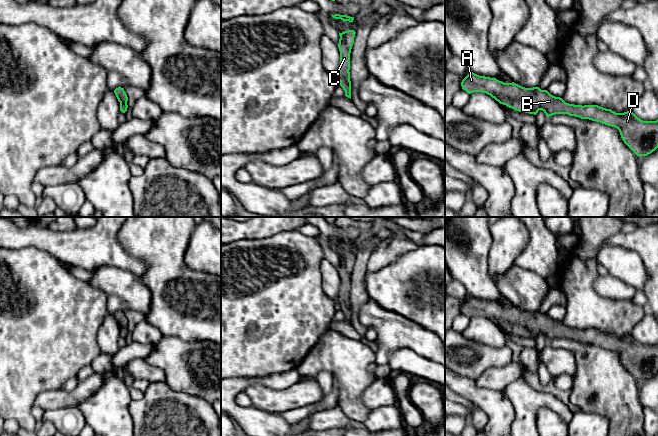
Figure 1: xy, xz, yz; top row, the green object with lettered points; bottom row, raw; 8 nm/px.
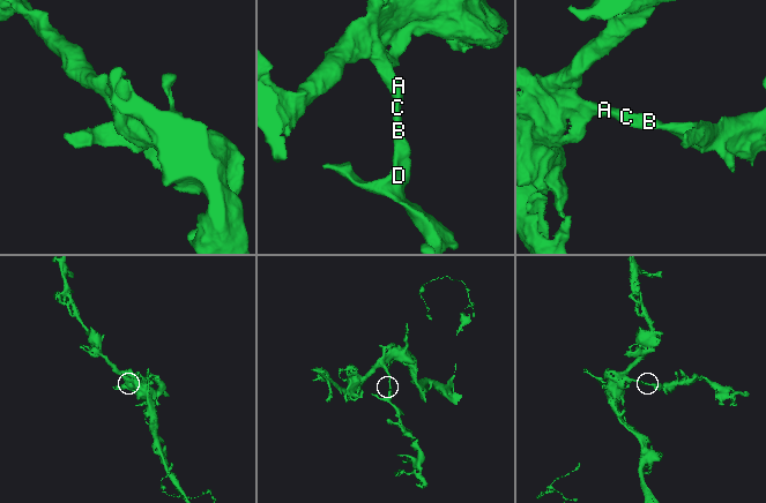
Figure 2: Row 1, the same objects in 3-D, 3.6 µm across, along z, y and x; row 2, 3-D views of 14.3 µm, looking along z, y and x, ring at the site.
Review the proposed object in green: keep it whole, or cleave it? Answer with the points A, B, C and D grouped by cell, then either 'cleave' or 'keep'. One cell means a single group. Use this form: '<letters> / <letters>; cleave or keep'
A B C D; keep

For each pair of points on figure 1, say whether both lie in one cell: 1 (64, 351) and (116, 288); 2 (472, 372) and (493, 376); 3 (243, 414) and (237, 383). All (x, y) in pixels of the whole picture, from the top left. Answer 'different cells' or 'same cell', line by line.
1: different cells
2: different cells
3: same cell

